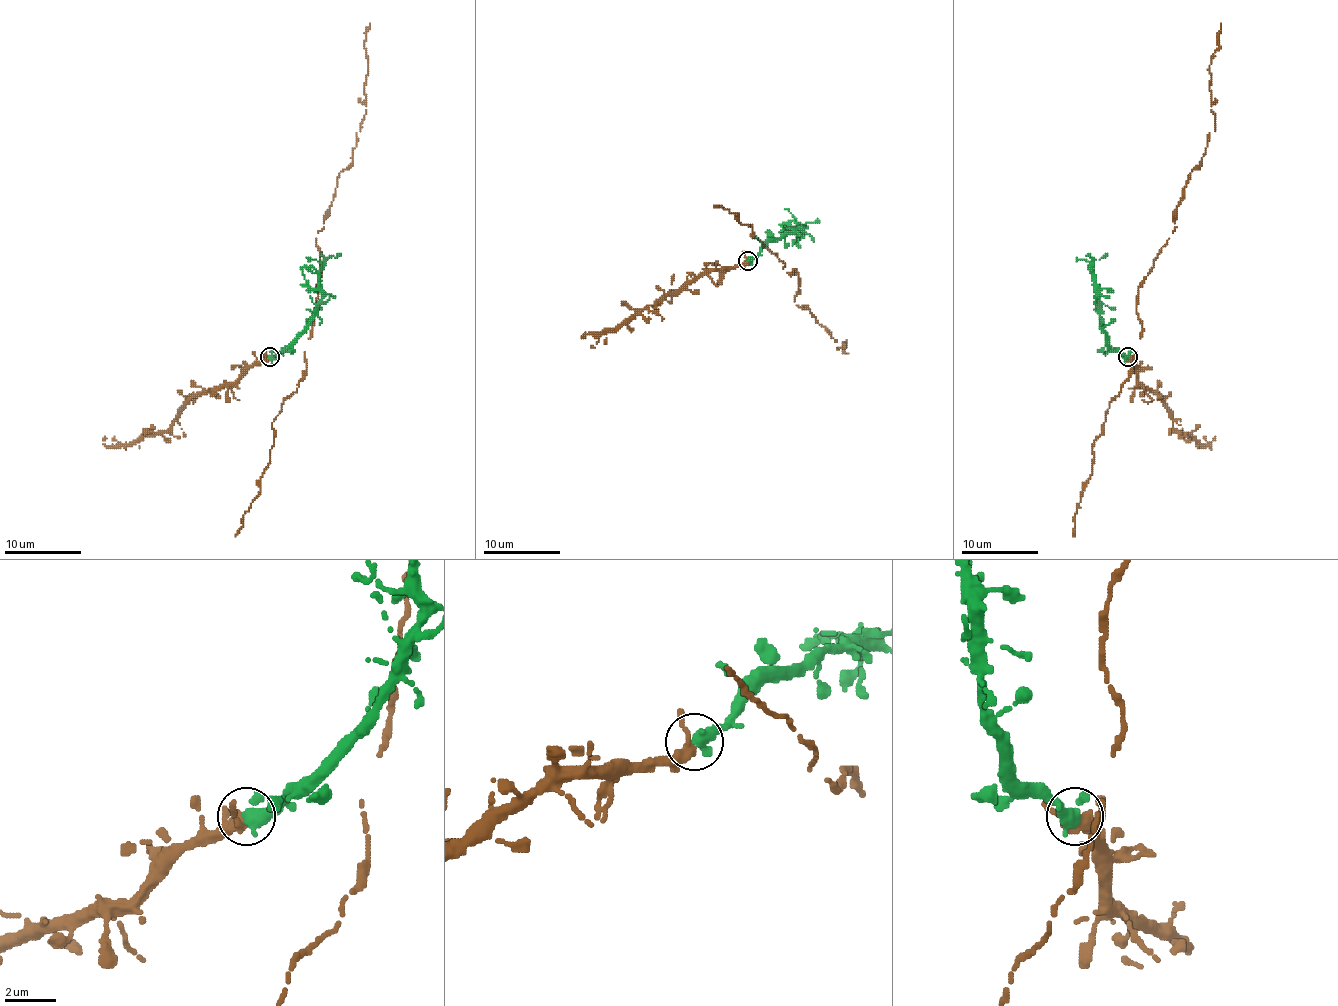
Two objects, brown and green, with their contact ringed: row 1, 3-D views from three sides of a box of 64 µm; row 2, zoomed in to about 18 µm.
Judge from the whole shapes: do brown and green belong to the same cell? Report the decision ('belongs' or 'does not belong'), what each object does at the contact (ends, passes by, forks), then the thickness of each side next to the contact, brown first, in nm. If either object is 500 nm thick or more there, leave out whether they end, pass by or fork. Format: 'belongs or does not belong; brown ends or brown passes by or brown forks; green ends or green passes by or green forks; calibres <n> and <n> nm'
belongs; calibres 280 and 550 nm

